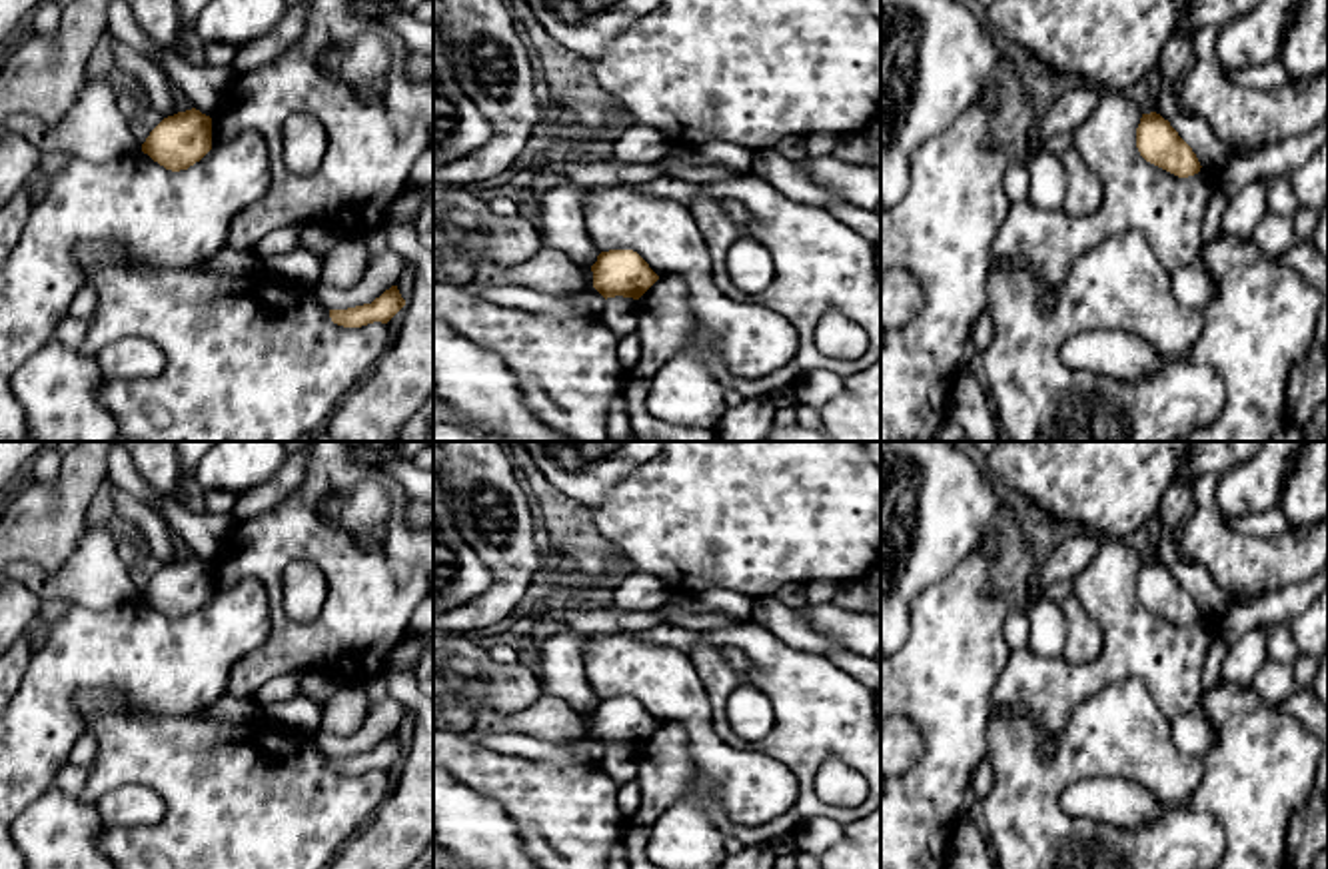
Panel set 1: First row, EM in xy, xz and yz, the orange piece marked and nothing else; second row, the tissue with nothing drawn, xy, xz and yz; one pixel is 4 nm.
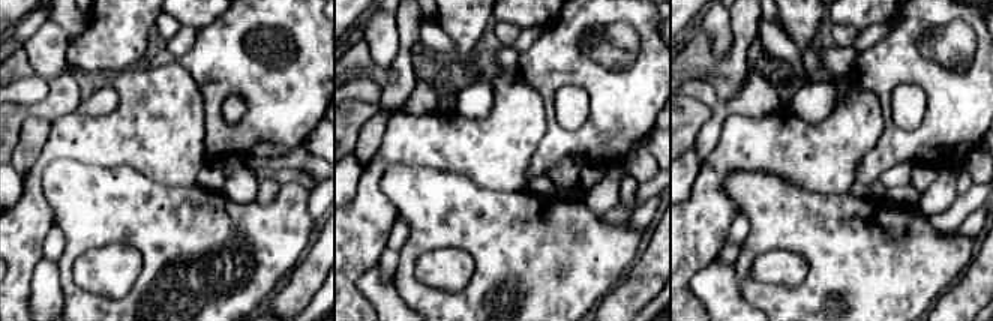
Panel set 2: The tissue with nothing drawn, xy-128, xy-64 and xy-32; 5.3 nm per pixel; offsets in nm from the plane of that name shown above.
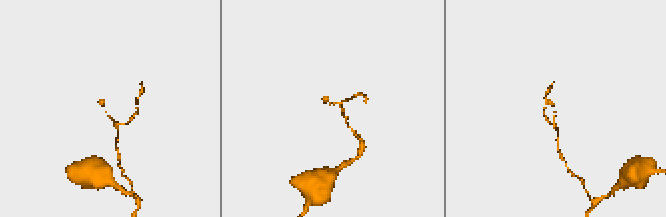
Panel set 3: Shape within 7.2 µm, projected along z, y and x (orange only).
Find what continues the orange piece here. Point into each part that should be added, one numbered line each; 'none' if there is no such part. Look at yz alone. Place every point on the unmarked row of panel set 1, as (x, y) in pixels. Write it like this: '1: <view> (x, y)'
none

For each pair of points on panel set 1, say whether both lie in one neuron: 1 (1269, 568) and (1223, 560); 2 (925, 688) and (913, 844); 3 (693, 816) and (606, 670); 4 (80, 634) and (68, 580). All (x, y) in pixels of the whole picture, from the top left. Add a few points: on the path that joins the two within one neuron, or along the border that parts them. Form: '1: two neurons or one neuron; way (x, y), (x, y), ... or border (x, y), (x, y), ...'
1: one neuron; way (1257, 566), (1245, 566), (1235, 560)
2: one neuron; way (937, 726), (937, 788), (921, 806)
3: two neurons; border (693, 780), (715, 810)
4: two neurons; border (122, 602), (98, 610), (74, 604)

